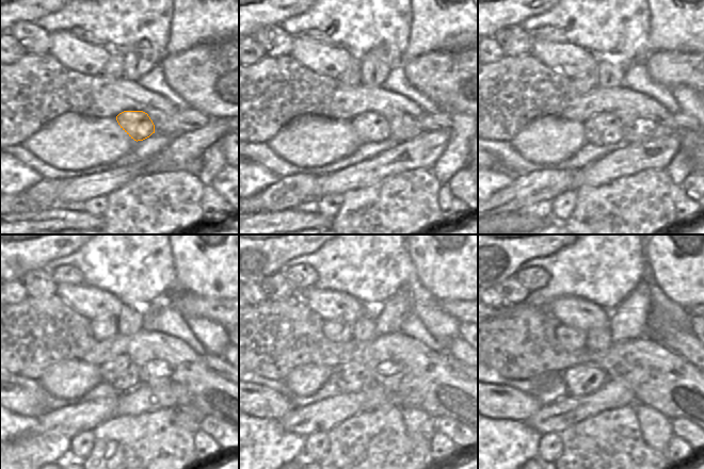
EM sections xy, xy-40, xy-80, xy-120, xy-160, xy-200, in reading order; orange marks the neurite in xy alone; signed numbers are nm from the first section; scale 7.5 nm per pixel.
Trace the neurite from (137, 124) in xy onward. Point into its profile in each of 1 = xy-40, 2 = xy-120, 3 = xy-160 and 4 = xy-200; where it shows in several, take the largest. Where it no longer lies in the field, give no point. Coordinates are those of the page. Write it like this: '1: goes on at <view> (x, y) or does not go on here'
1: goes on at xy-40 (370, 127)
2: goes on at xy-120 (122, 374)
3: goes on at xy-160 (352, 377)
4: goes on at xy-200 (581, 379)

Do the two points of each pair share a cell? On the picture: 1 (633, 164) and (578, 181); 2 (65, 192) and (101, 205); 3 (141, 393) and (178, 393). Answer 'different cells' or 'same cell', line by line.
1: same cell
2: different cells
3: same cell

